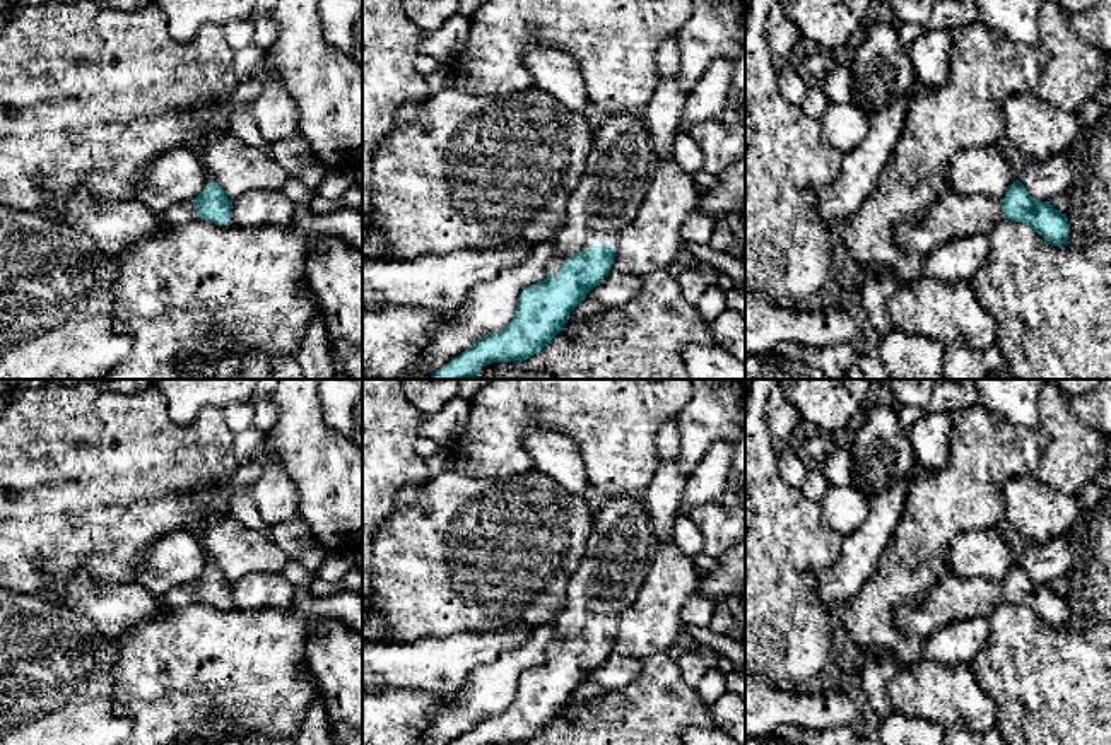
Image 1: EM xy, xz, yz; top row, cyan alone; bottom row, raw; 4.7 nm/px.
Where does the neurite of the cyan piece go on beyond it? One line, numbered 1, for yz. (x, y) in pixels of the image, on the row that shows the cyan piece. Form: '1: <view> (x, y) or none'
1: yz (952, 216)

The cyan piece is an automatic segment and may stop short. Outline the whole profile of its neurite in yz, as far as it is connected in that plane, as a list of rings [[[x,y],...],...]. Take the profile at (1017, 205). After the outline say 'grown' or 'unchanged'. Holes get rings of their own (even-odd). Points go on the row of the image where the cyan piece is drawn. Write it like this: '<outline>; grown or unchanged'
[[[1019,179],[1002,200],[959,195],[950,190],[930,207],[923,220],[897,222],[892,234],[901,249],[928,256],[952,239],[973,234],[988,236],[1002,219],[1029,224],[1055,246],[1065,244],[1070,234],[1067,214],[1060,214],[1049,202],[1032,198]]]; grown

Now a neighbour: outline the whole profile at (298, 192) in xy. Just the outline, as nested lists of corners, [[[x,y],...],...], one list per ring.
[[[289,178],[282,188],[282,191],[294,202],[294,203],[306,203],[313,197],[313,190],[299,181]]]

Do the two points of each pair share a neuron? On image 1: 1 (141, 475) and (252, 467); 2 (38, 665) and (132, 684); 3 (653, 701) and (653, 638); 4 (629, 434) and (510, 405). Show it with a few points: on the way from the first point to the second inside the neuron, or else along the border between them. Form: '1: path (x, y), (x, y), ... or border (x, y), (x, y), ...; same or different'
1: border (236, 465), (219, 481), (207, 481), (200, 486); different
2: border (115, 639), (113, 709), (130, 718); different
3: border (665, 651), (646, 655), (640, 660); different
4: path (600, 405), (595, 400), (539, 400); same

